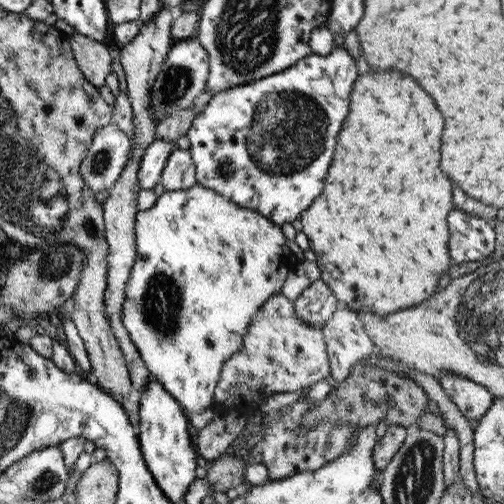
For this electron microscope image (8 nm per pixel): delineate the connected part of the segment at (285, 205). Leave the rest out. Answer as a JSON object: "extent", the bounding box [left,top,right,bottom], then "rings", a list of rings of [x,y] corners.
{"extent":[186,46,357,227],"rings":[[[333,46],[333,50],[325,56],[319,54],[308,54],[300,58],[295,64],[288,66],[285,70],[276,74],[271,74],[266,78],[255,80],[250,84],[235,86],[224,92],[213,95],[207,102],[205,109],[197,116],[194,116],[192,124],[186,132],[189,139],[188,152],[194,164],[194,177],[197,185],[204,186],[214,193],[220,194],[225,200],[233,202],[241,209],[248,209],[257,212],[261,217],[267,218],[273,225],[281,227],[283,224],[292,223],[298,220],[300,215],[310,206],[313,198],[317,198],[323,190],[323,182],[329,170],[329,162],[335,154],[335,144],[337,144],[337,132],[341,130],[341,125],[346,121],[345,118],[349,113],[349,98],[357,78],[357,69],[355,60],[348,54],[343,46]]]}

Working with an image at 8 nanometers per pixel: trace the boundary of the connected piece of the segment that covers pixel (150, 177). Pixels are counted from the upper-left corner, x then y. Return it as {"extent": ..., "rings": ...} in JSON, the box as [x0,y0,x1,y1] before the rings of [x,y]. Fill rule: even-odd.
{"extent":[137,139,175,189],"rings":[[[155,139],[144,149],[144,154],[139,161],[139,171],[137,171],[140,189],[152,189],[157,182],[160,182],[161,171],[173,148],[175,147],[172,143]]]}

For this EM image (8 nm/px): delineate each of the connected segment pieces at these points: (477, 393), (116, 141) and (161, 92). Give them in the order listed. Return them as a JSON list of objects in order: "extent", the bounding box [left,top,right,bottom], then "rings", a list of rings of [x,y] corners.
[{"extent":[436,373,495,420],"rings":[[[439,373],[436,380],[447,398],[468,420],[481,418],[495,398],[480,384],[453,373]]]},{"extent":[79,124,130,193],"rings":[[[115,124],[97,128],[85,159],[79,164],[83,183],[94,193],[109,189],[128,160],[130,146],[125,132]]]},{"extent":[148,36,208,127],"rings":[[[194,36],[173,41],[161,65],[161,70],[149,90],[148,108],[152,113],[152,122],[155,127],[164,119],[173,117],[173,114],[191,107],[193,100],[204,92],[208,76],[208,60],[205,48]]]}]

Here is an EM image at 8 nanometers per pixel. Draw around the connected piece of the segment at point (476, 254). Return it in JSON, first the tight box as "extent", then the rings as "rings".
{"extent":[447,208,495,263],"rings":[[[453,208],[447,218],[447,253],[452,263],[484,262],[495,248],[495,234],[489,220],[468,216]]]}

